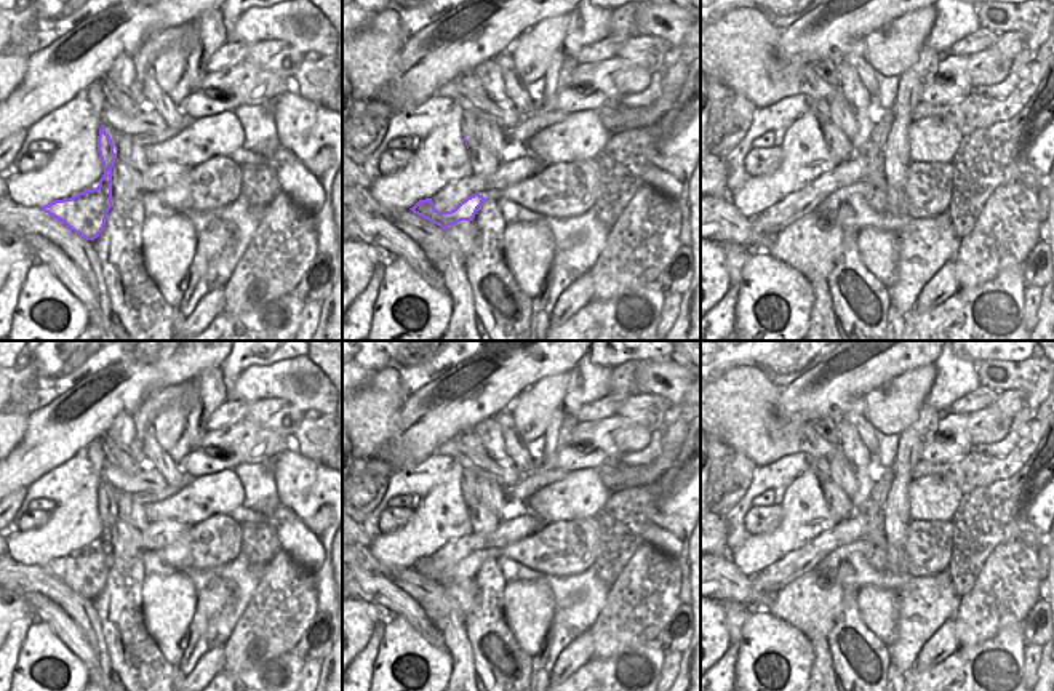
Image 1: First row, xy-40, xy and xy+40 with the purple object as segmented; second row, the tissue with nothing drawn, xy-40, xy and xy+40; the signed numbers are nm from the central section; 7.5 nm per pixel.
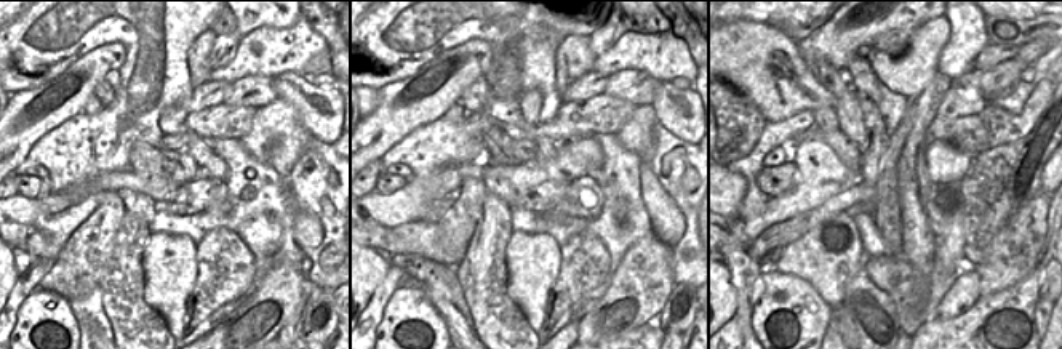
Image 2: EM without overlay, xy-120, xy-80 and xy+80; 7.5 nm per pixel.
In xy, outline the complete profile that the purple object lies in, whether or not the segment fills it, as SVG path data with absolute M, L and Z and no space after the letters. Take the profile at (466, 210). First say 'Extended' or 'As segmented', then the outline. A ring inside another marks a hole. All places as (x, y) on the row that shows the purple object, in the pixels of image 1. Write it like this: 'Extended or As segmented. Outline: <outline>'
As segmented. Outline: M473 194L462 200L451 211L438 211L433 206L432 198L419 200L413 208L409 208L414 214L440 226L446 230L448 226L457 224L461 221L473 221L478 208L483 205L486 198L480 194Z

